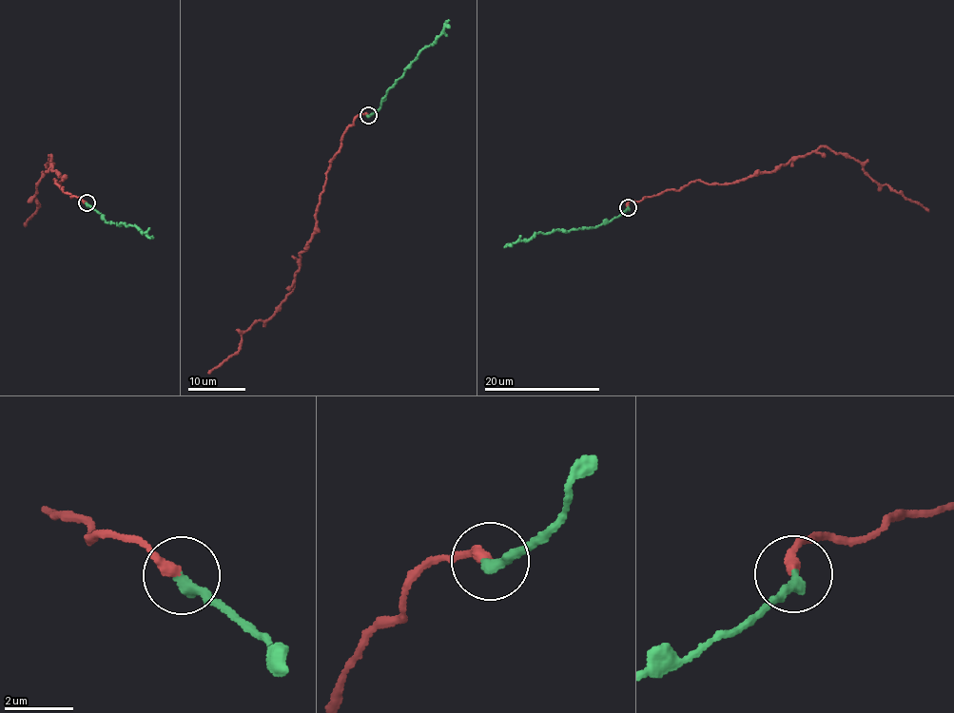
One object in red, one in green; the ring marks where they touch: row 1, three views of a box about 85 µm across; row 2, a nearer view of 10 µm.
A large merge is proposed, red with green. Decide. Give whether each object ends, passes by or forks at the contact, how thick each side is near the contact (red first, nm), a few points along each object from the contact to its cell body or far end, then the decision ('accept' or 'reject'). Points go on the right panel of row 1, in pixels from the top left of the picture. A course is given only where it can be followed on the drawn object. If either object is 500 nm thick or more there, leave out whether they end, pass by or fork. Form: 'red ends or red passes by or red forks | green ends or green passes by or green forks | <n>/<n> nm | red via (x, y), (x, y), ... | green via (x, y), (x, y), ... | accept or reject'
red ends | green ends | 300/320 nm | red via (628, 206), (630, 202), (699, 180), (731, 184), (771, 172), (825, 147), (846, 153), (882, 184), (929, 211) | green via (628, 206), (612, 220), (594, 226), (535, 233), (528, 240), (520, 240), (503, 247) | accept

